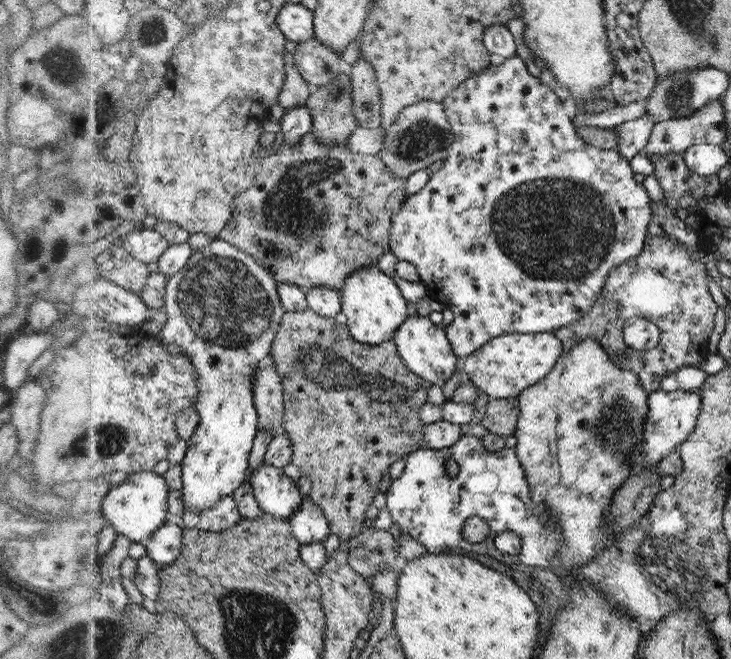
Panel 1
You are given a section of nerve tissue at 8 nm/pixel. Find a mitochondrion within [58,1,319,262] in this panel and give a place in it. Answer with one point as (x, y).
(152, 34)

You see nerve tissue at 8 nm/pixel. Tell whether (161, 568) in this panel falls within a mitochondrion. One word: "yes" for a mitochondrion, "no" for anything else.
no

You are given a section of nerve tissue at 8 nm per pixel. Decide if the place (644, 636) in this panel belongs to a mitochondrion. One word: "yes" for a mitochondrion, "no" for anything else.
no

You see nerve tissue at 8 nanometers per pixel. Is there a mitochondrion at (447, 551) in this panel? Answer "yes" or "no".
no

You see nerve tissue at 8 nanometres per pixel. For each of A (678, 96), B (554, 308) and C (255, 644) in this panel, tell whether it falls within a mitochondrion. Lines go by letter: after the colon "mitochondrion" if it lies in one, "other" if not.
A: mitochondrion
B: other
C: mitochondrion

